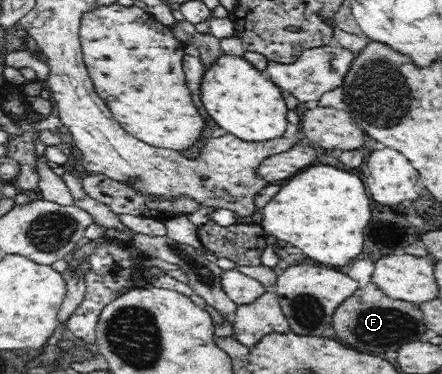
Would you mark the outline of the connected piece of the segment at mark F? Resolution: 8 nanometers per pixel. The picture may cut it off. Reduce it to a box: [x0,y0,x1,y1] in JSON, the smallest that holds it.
[332,281,426,355]

